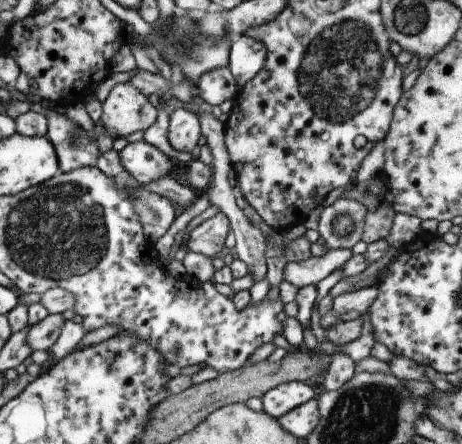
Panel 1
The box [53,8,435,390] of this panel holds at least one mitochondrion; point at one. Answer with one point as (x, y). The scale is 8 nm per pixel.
(342, 73)

